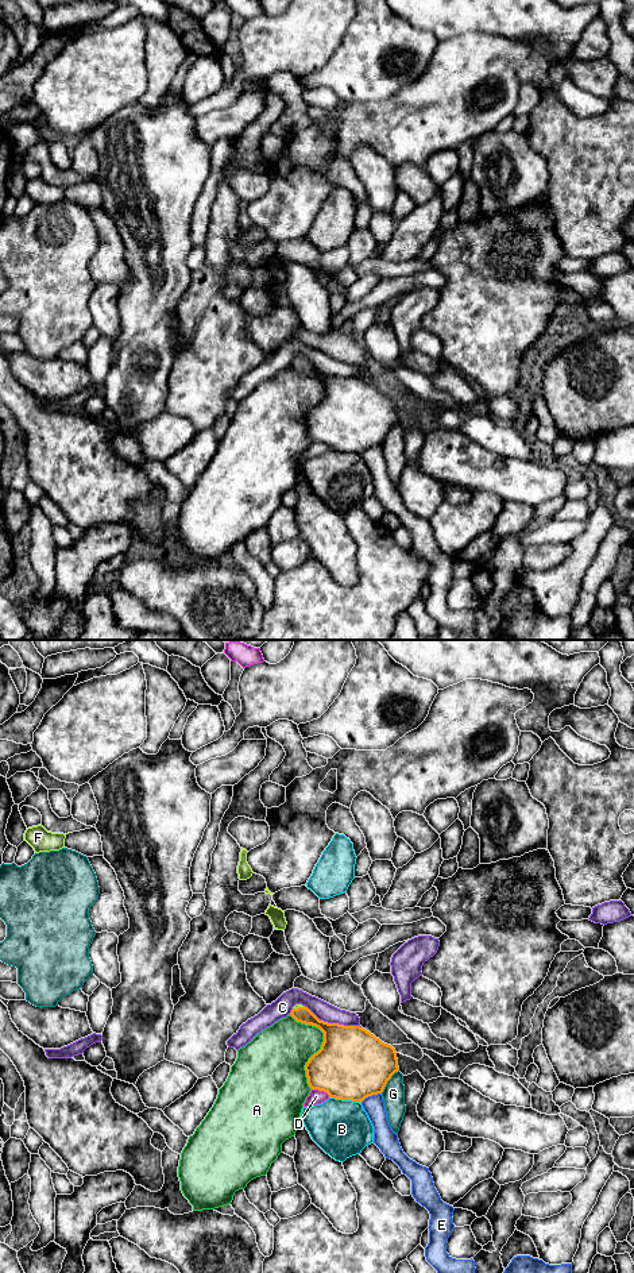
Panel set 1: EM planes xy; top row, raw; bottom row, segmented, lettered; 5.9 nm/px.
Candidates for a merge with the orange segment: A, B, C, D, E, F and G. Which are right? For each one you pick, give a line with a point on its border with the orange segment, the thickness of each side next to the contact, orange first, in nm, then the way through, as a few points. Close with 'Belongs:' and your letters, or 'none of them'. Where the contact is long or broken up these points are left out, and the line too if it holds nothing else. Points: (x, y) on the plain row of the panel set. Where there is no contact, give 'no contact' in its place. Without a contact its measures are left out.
F: xy (298, 359) | 110/20 nm | across xy (332, 384), (310, 371), (298, 359), (296, 358)
Belongs: F

